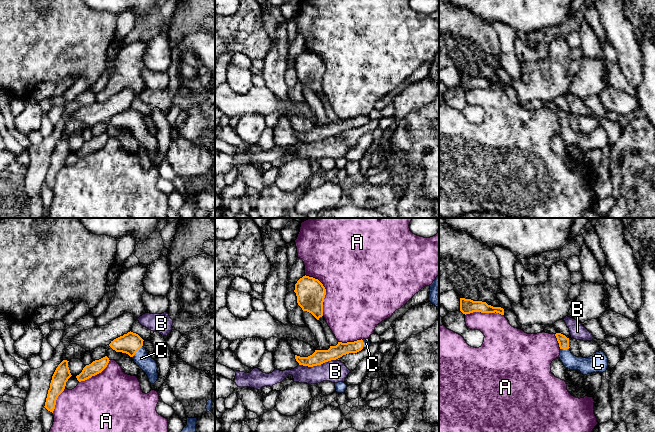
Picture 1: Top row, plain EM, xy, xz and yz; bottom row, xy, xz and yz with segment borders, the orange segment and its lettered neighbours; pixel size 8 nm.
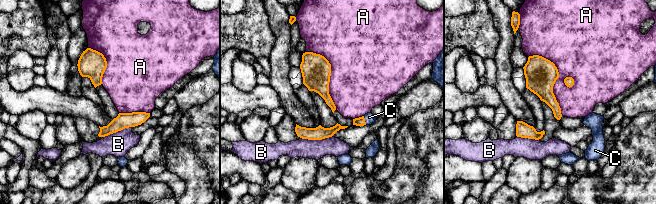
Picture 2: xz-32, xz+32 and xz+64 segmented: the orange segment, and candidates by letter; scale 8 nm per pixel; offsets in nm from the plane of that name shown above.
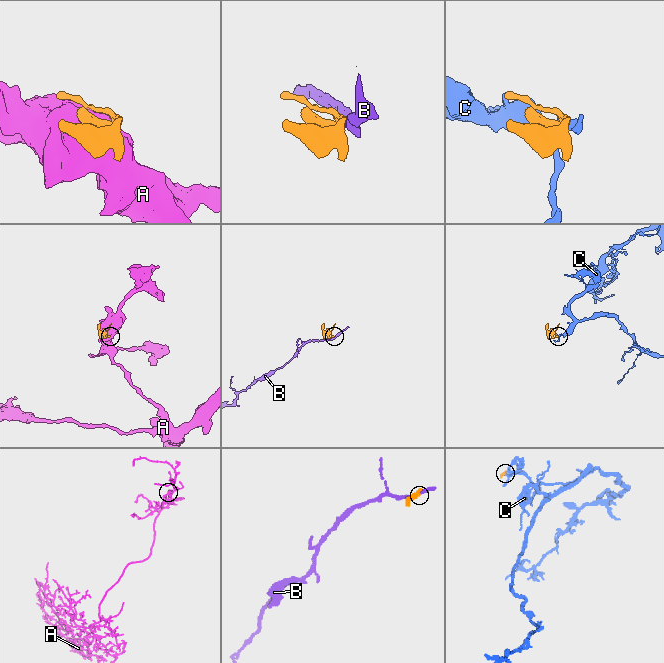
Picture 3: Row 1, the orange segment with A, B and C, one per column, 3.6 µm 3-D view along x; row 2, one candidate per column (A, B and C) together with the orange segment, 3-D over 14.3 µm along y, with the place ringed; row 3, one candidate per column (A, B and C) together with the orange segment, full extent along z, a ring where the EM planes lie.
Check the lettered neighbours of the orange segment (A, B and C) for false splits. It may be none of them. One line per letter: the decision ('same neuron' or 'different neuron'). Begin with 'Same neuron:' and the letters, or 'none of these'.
Same neuron: C
A: different neuron
B: different neuron
C: same neuron

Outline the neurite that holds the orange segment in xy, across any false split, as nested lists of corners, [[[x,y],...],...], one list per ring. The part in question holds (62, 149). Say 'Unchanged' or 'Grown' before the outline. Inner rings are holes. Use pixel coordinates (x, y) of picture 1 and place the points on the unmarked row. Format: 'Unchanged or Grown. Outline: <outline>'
Unchanged. Outline: [[[63,136],[56,144],[52,156],[50,159],[50,164],[48,166],[45,184],[52,188],[55,185],[56,176],[58,172],[64,167],[66,158],[72,152],[68,143],[67,136]]]

